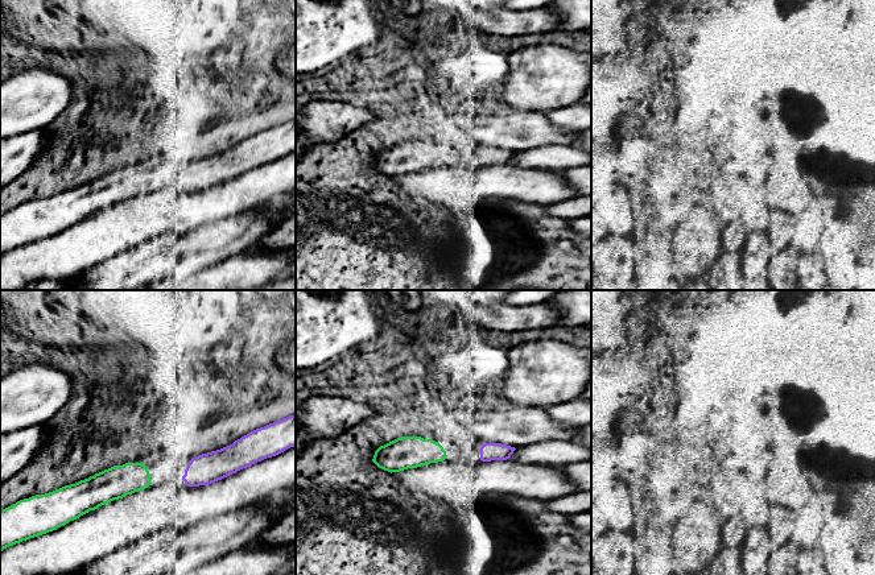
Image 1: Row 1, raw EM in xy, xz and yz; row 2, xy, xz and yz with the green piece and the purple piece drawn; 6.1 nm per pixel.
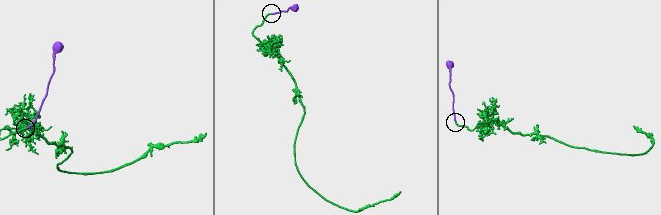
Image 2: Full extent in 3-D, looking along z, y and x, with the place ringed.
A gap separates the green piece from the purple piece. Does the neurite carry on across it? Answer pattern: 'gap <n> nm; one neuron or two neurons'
gap 190 nm; one neuron

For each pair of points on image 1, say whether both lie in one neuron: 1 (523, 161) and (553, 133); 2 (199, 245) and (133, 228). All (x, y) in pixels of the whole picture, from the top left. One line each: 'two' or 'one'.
1: two
2: two

